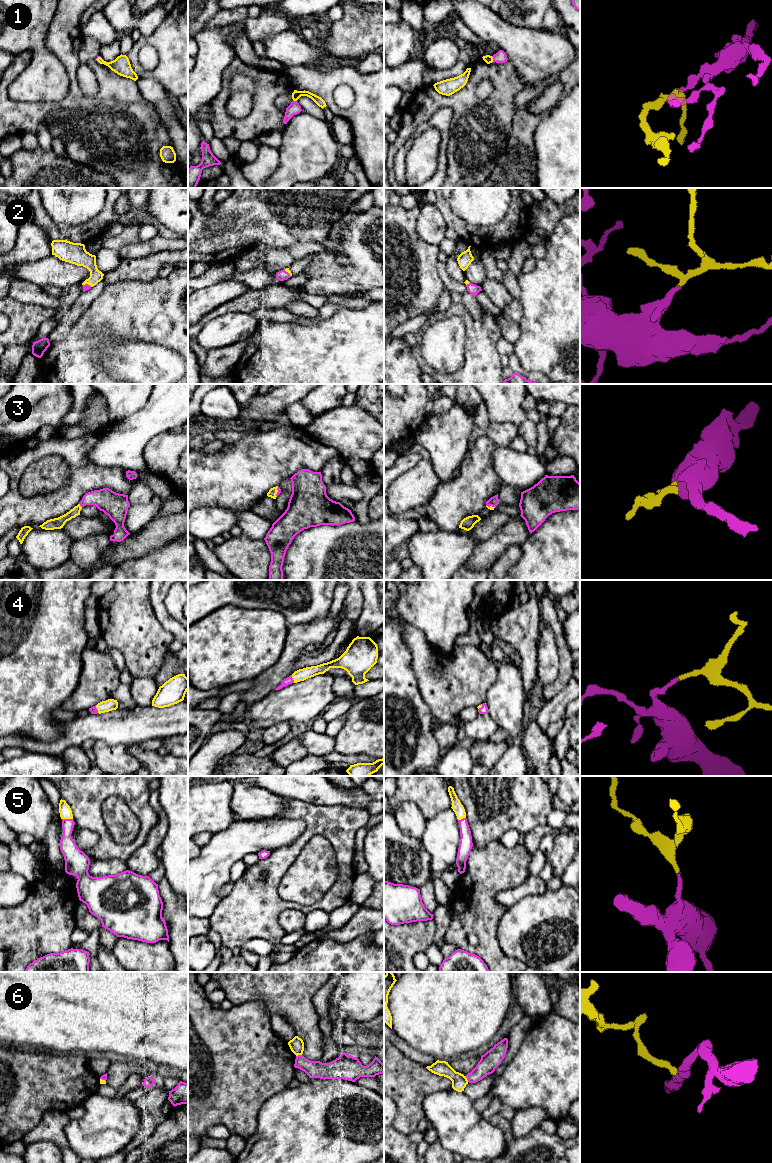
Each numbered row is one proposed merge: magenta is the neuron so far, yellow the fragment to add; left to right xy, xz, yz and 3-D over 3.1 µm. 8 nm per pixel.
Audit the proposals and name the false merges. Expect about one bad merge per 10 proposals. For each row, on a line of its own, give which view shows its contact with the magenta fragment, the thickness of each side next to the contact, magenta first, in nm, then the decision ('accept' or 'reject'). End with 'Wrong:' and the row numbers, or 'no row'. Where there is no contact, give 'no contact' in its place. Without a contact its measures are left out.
1: contact in yz; calibres 100 and 70 nm; accept
2: contact in xy; calibres 50 and 150 nm; accept
3: contact in xy; calibres 190 and 100 nm; accept
4: contact in xz; calibres 60 and 100 nm; accept
5: contact in xy; calibres 140 and 100 nm; accept
6: contact in xz; calibres 140 and 120 nm; reject
Wrong: 6

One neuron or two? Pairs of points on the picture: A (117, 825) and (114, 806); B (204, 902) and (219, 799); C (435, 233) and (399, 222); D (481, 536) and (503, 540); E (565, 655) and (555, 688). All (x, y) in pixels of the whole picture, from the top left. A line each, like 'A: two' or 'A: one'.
A: one
B: two
C: two
D: two
E: one

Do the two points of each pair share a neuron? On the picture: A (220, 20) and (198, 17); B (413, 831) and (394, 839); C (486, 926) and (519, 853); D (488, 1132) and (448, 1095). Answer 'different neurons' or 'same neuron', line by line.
A: different neurons
B: different neurons
C: same neuron
D: same neuron

